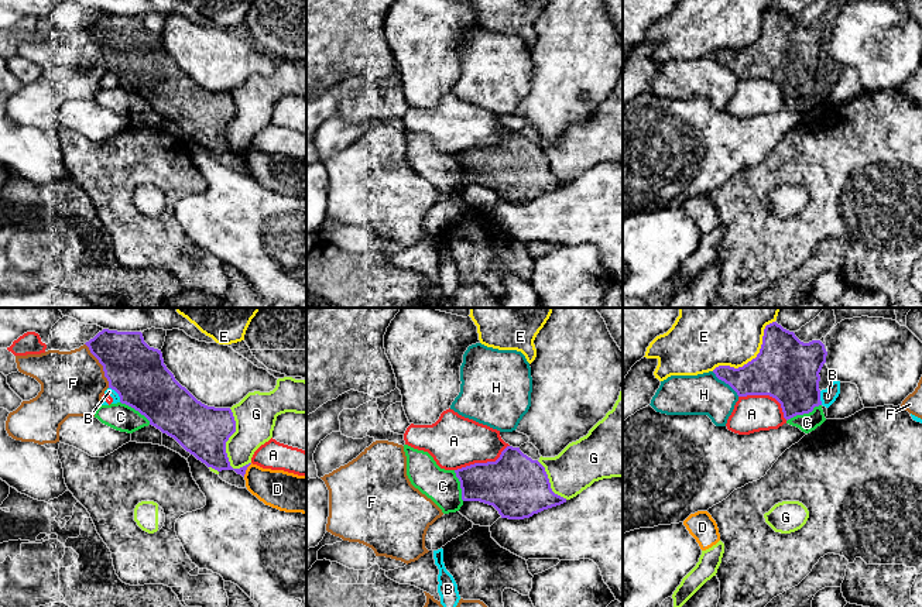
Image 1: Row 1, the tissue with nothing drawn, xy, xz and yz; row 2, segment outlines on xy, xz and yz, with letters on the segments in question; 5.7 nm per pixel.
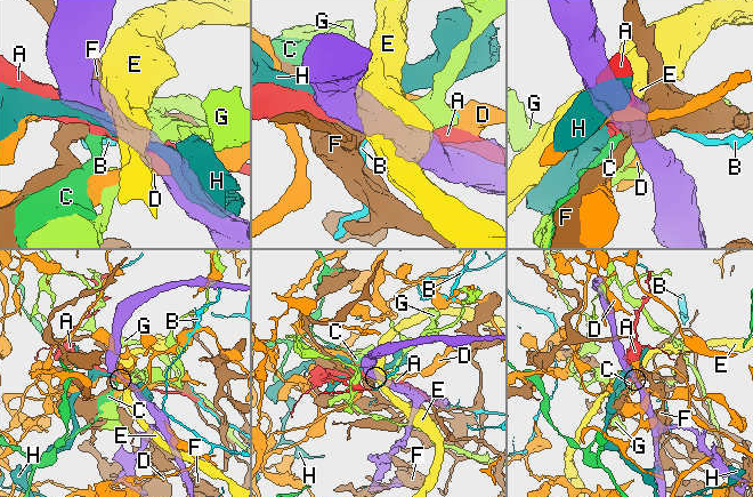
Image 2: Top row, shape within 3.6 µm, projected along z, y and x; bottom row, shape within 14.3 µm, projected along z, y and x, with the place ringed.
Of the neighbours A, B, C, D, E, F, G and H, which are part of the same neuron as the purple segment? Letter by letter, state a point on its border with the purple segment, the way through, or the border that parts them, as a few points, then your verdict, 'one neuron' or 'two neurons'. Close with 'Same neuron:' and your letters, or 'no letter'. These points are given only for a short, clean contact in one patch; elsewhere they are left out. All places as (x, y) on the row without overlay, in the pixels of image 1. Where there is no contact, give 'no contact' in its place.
A: yz (767, 78) | two neurons
B: xy (117, 76) | along xy (109, 71), (117, 78), (120, 85) | two neurons
C: yz (804, 96) | along yz (821, 88), (787, 105) | two neurons
D: xy (246, 153) | along xy (252, 147), (243, 160) | two neurons
E: yz (753, 43) | two neurons
F: xy (102, 48) | along xy (85, 27), (102, 50), (109, 71) | two neurons
G: xy (228, 123) | two neurons
H: yz (726, 67) | two neurons
Same neuron: no letter

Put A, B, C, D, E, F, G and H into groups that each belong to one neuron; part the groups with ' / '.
A B / C / D / E / F / G / H

